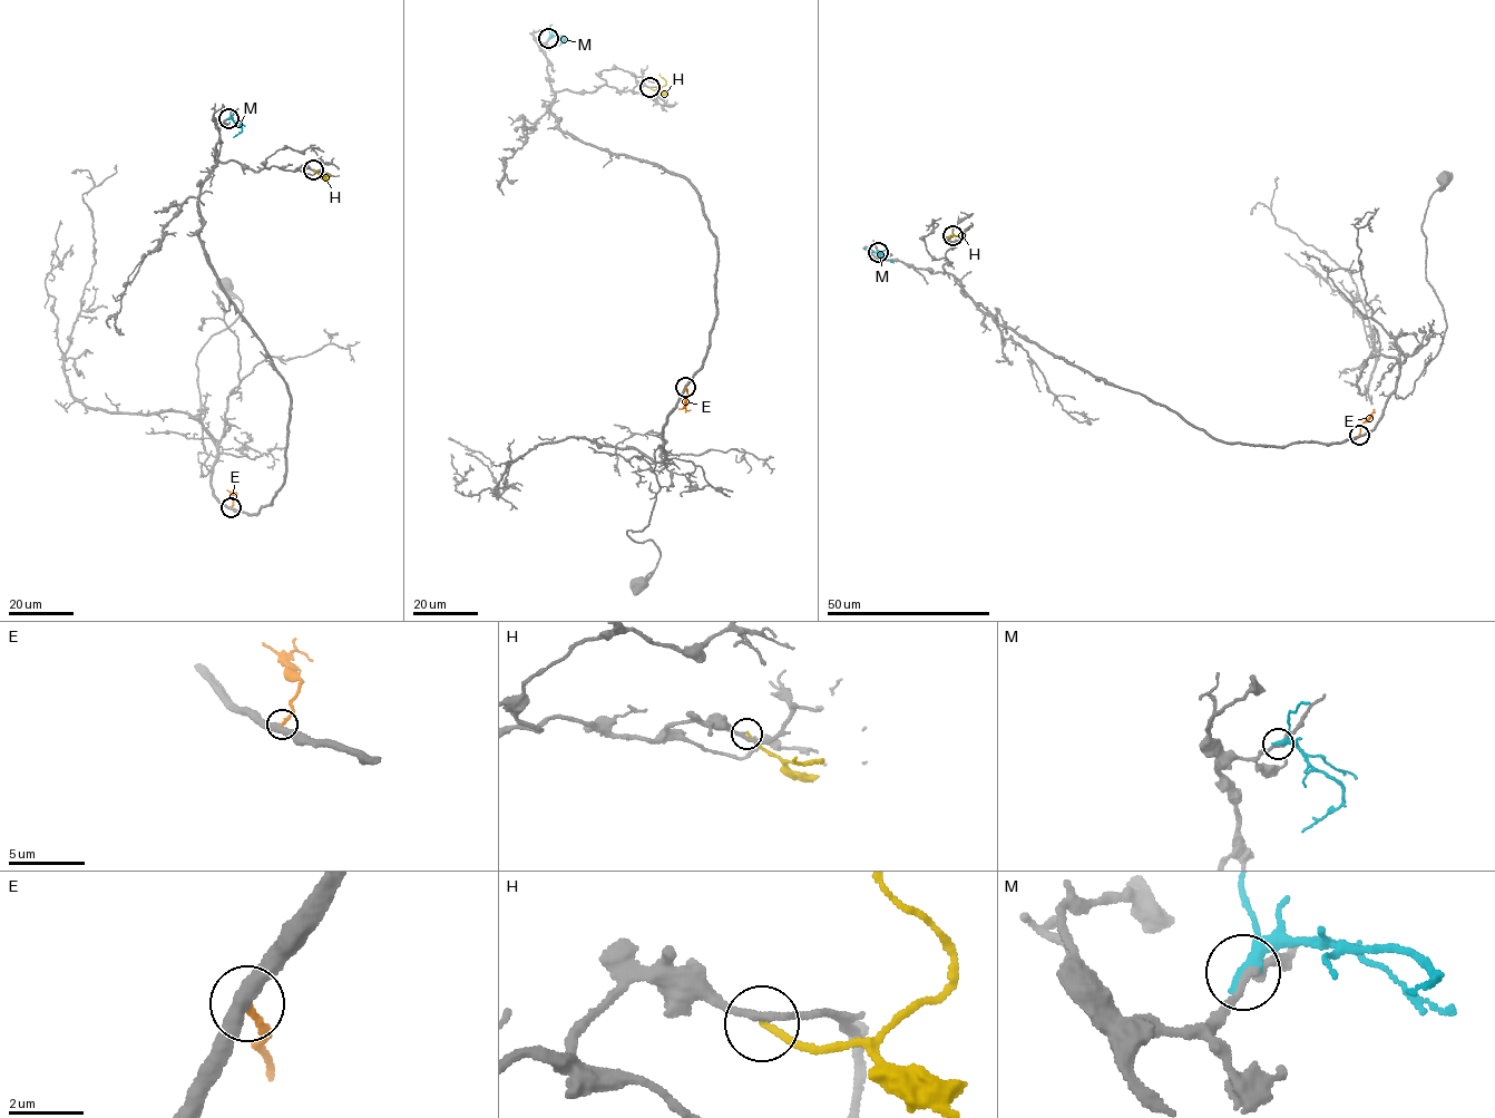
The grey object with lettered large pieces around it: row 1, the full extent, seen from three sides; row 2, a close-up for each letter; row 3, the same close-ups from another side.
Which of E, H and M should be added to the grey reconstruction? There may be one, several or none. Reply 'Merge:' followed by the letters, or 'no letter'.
Merge: H

